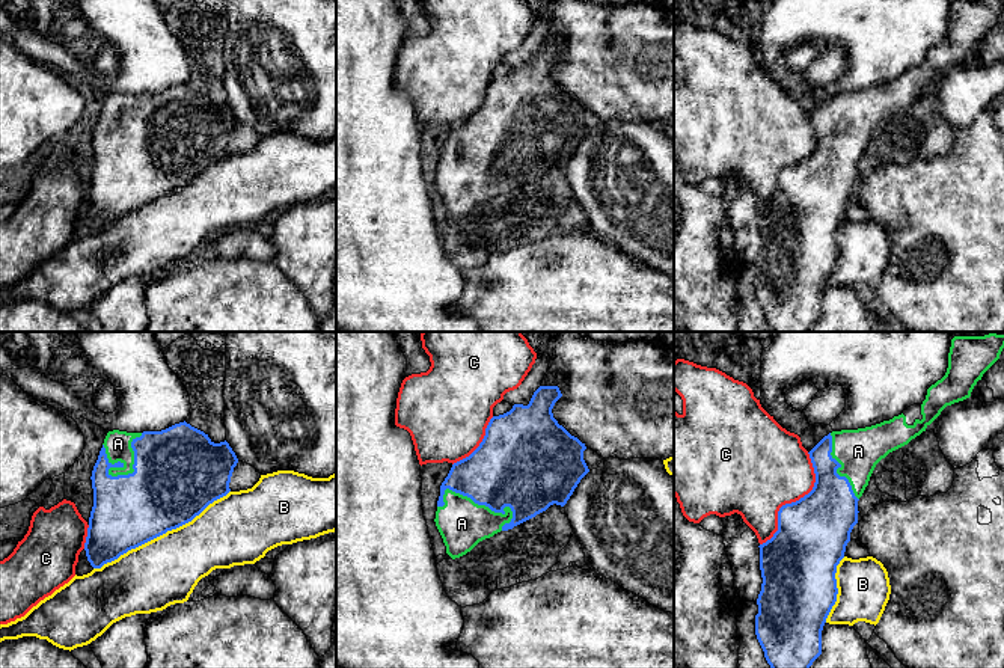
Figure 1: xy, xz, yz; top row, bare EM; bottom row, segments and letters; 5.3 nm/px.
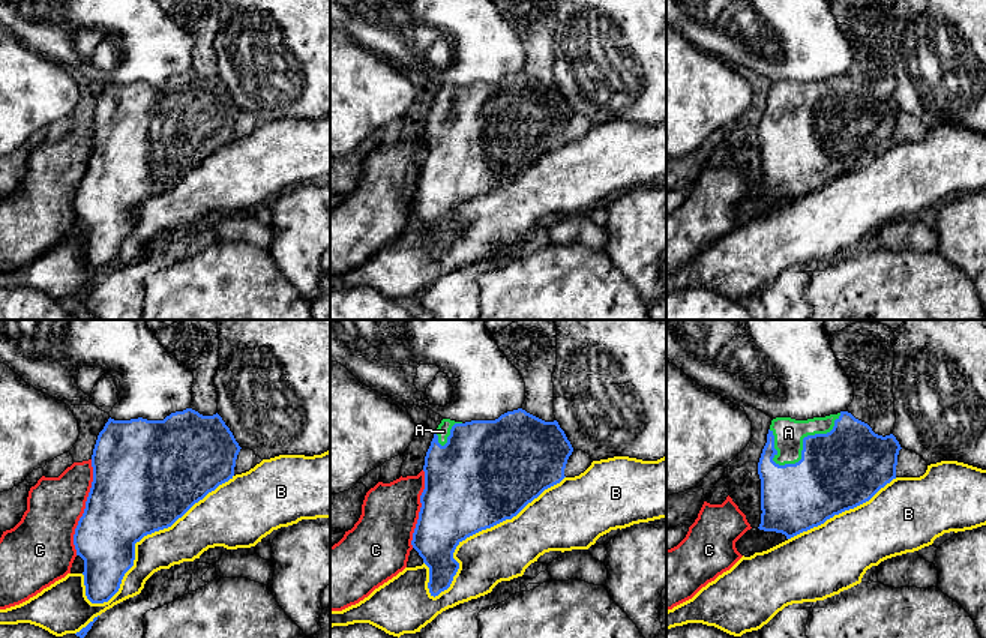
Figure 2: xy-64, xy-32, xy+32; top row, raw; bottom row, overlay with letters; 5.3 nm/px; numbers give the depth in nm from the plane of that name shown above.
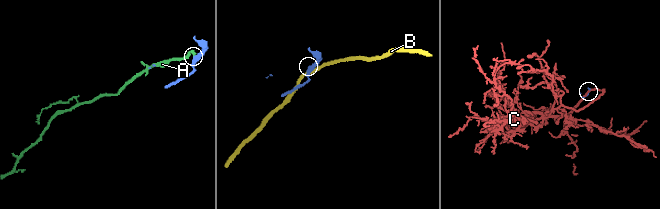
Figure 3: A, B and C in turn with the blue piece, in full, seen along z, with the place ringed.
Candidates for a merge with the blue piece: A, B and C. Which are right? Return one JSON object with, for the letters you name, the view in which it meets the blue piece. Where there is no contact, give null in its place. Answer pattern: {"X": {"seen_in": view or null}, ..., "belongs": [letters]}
{"A": {"seen_in": "xy"}, "belongs": ["A"]}

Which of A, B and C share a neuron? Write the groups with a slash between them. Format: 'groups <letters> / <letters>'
groups A / B C

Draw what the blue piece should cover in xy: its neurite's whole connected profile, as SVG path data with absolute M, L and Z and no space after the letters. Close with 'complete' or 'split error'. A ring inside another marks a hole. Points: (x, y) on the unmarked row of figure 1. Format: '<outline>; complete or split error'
M185 83L161 93L109 93L90 139L93 169L84 205L90 228L101 231L128 213L191 184L210 166L231 154L229 145L237 125L238 121L226 103L214 106L208 97Z; split error

